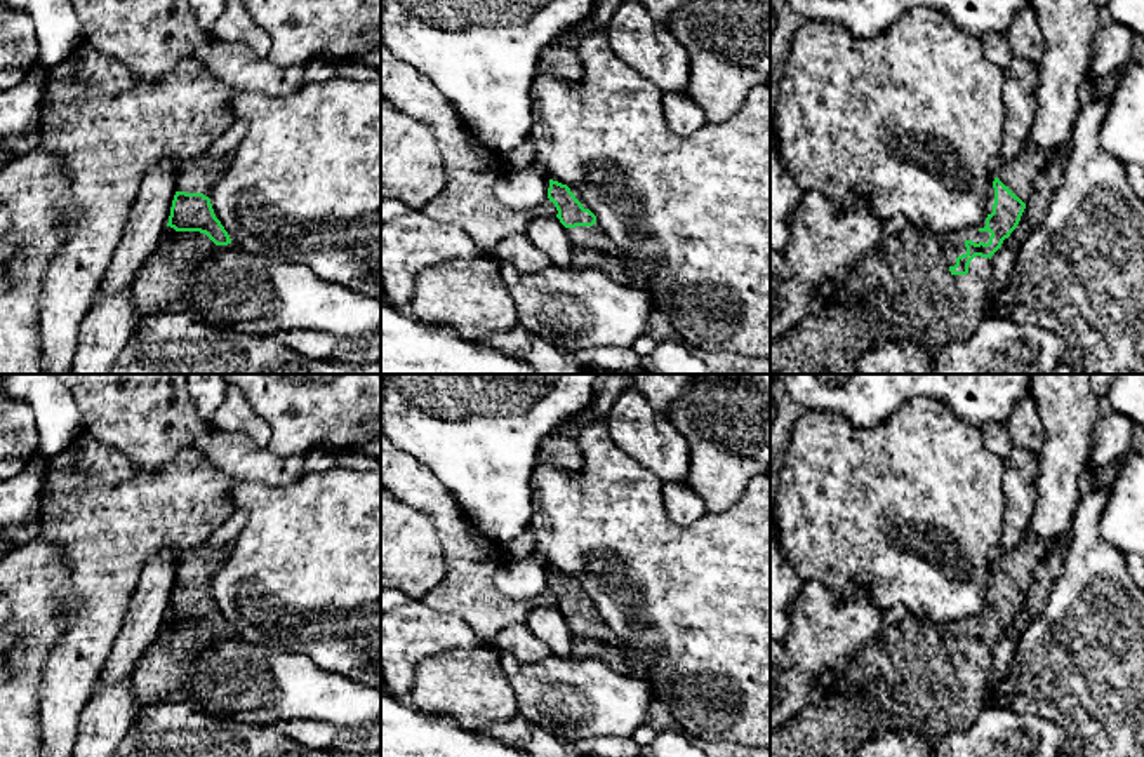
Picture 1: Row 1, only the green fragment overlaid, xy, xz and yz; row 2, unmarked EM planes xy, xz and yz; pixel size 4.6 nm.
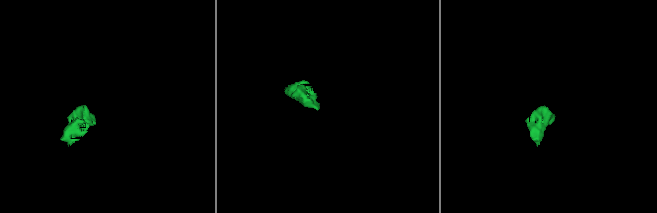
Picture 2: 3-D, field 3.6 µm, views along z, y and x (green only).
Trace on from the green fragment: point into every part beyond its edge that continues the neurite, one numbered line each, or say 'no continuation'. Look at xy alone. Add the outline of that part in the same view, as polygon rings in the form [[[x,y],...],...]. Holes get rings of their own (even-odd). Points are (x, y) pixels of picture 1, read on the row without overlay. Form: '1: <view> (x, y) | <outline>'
1: xy (197, 566) | [[[205,543],[183,553],[177,560],[176,581],[203,583],[210,588],[219,564],[228,557],[231,543],[210,548]]]

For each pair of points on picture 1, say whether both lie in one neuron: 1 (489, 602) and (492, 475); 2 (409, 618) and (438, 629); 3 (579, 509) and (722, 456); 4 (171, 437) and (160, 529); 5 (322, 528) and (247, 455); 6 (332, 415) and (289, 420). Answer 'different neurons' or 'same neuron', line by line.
1: different neurons
2: same neuron
3: different neurons
4: different neurons
5: different neurons
6: same neuron

